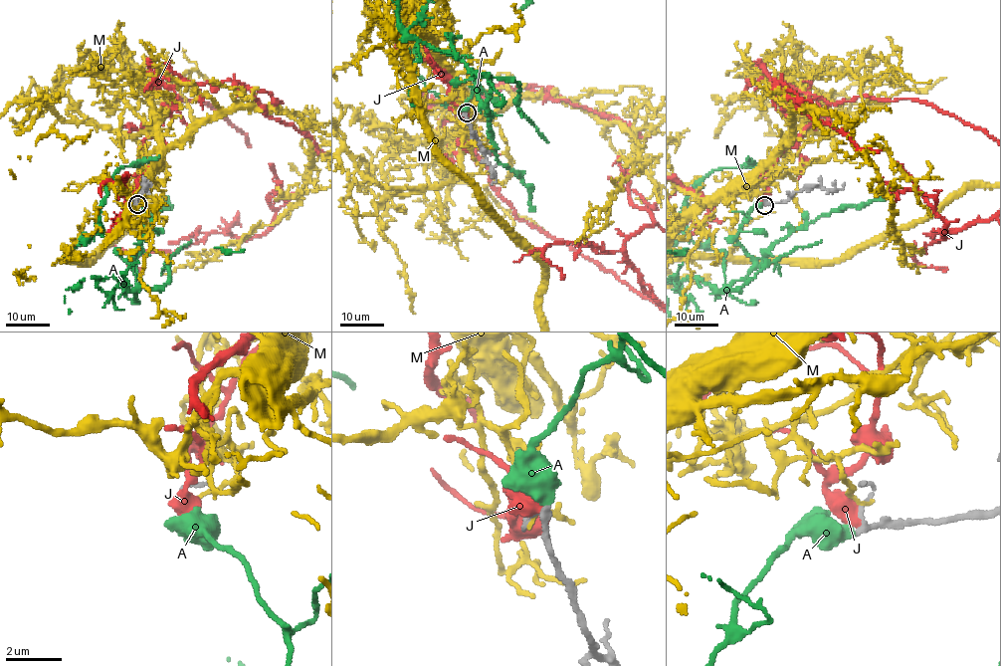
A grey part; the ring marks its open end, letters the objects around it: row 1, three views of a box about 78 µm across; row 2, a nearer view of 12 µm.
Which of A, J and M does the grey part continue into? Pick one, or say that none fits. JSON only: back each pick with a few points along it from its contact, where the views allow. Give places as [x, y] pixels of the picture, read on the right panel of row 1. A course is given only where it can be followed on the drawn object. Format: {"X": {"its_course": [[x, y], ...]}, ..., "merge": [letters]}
{"merge": []}

